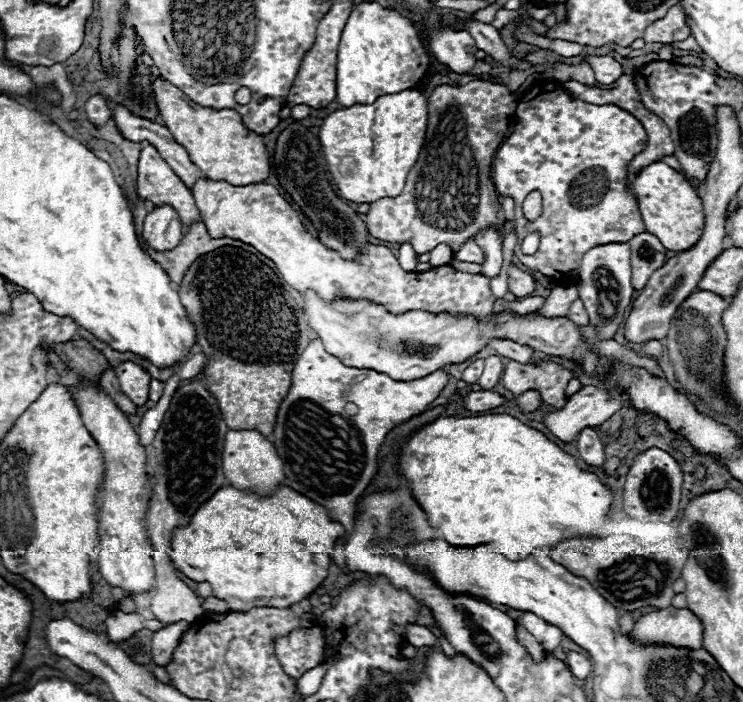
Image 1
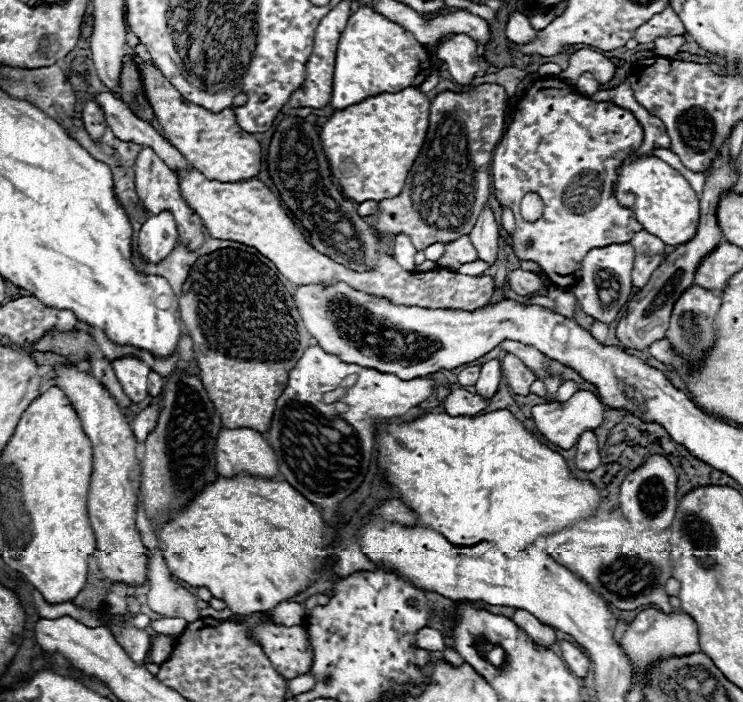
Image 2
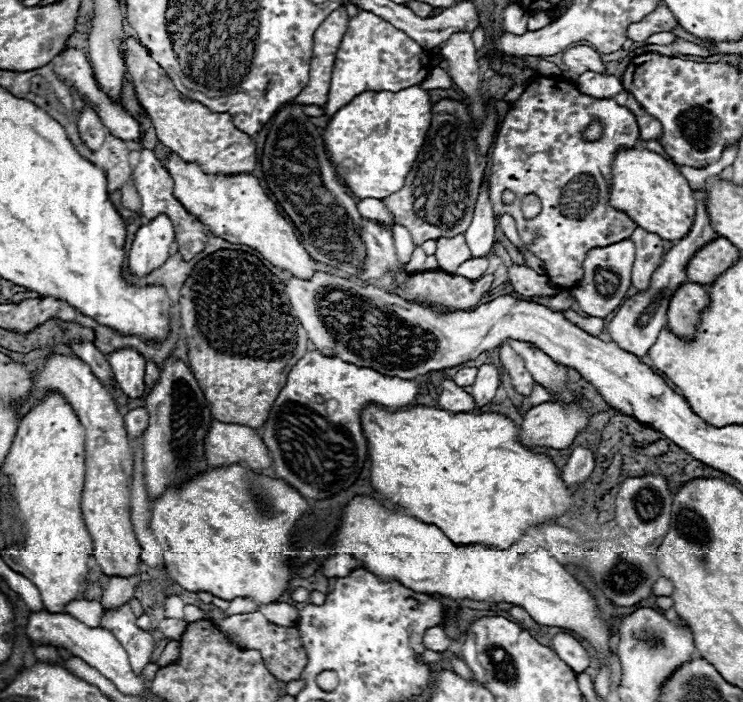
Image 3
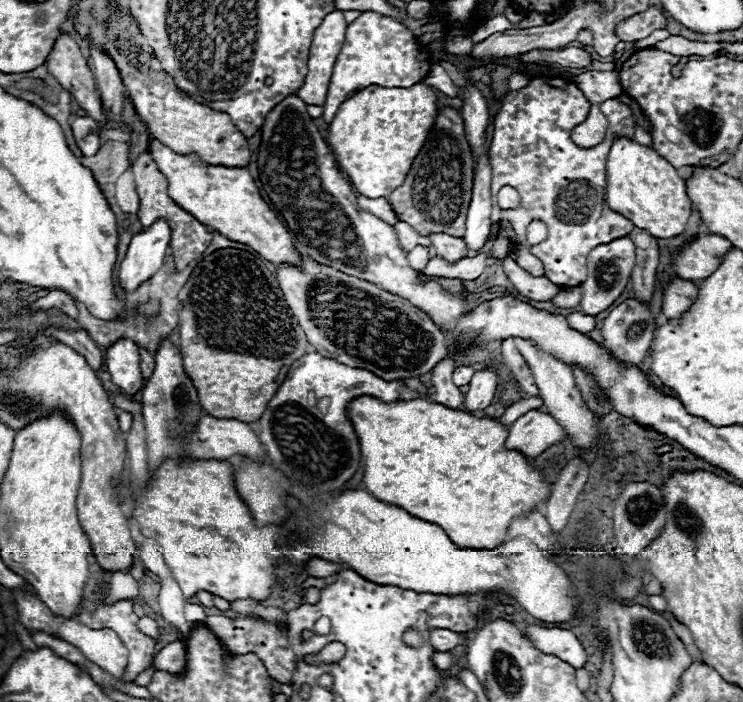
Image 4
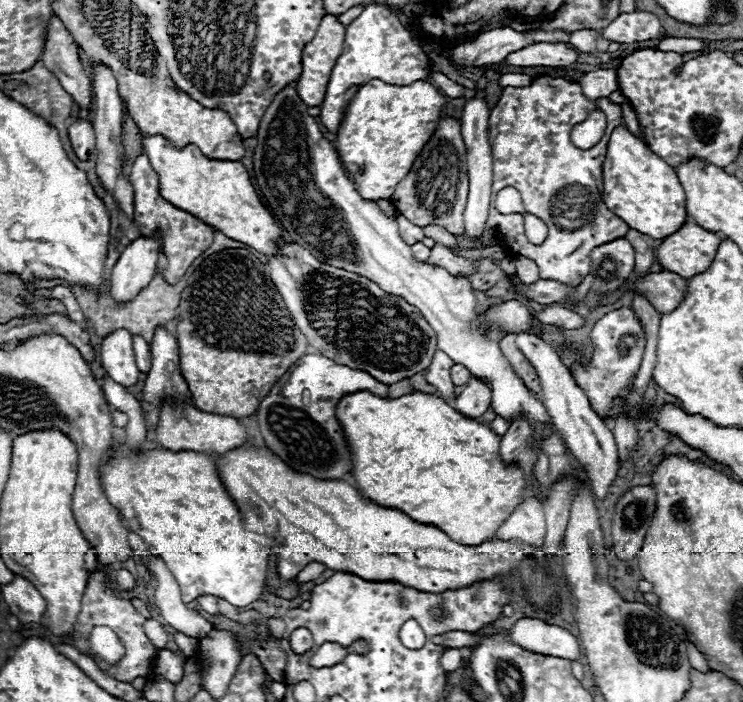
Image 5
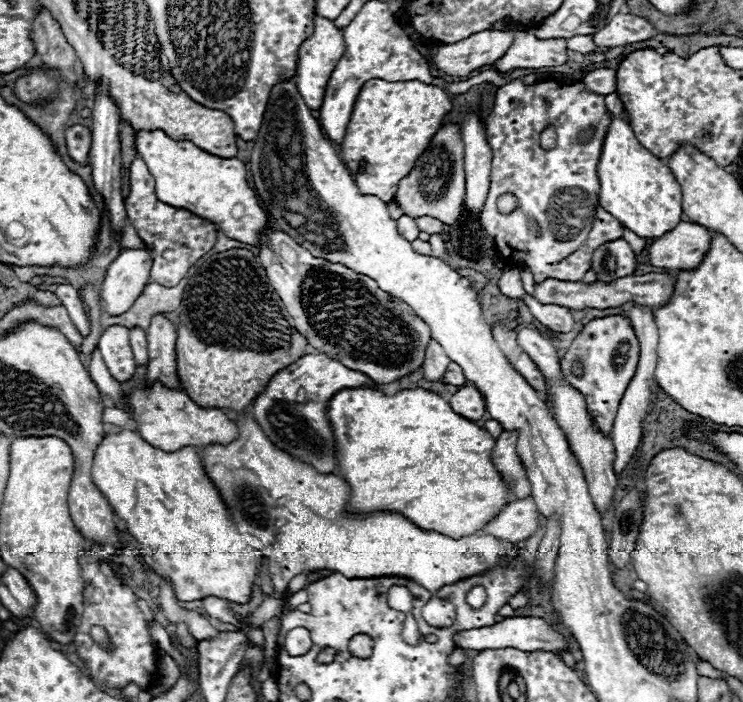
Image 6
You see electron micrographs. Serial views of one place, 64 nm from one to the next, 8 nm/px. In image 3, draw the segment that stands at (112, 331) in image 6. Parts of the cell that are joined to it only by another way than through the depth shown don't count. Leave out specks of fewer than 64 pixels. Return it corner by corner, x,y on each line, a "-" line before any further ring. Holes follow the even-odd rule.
120,348
106,356
116,384
128,398
140,398
146,392
144,384
144,356
132,348

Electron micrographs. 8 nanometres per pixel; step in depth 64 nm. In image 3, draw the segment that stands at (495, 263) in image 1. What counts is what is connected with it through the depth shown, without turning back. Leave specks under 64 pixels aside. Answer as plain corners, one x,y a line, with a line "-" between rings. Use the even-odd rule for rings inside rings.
484,174
472,222
470,222
468,230
464,232
464,238
466,238
466,244
472,252
472,256
476,256
476,258
488,256
488,252
494,244
494,228
496,228
496,218
494,218
492,202
488,198
488,174

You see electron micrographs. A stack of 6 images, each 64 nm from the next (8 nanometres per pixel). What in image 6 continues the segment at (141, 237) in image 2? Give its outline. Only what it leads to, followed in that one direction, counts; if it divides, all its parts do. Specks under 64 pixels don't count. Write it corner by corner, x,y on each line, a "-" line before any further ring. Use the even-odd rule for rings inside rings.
142,248
124,250
106,270
100,302
102,308
112,314
124,314
132,302
142,294
152,268
150,252

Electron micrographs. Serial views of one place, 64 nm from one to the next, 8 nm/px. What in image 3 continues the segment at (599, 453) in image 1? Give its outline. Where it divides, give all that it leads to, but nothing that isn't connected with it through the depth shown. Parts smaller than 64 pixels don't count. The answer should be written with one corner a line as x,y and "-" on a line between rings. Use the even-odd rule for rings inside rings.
580,446
572,452
568,464
562,468
562,482
566,484
566,488
578,488
578,484
582,484
584,480
588,480
588,476
594,470
594,456
588,450
588,446

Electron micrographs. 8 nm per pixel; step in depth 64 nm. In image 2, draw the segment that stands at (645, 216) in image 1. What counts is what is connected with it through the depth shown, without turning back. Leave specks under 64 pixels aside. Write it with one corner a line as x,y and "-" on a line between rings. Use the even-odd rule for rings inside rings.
630,156
630,160
624,160
618,168
614,196
620,206
634,212
634,218
646,232
658,236
664,244
678,246
688,242
696,234
700,218
698,194
690,188
690,184
678,170
656,156

